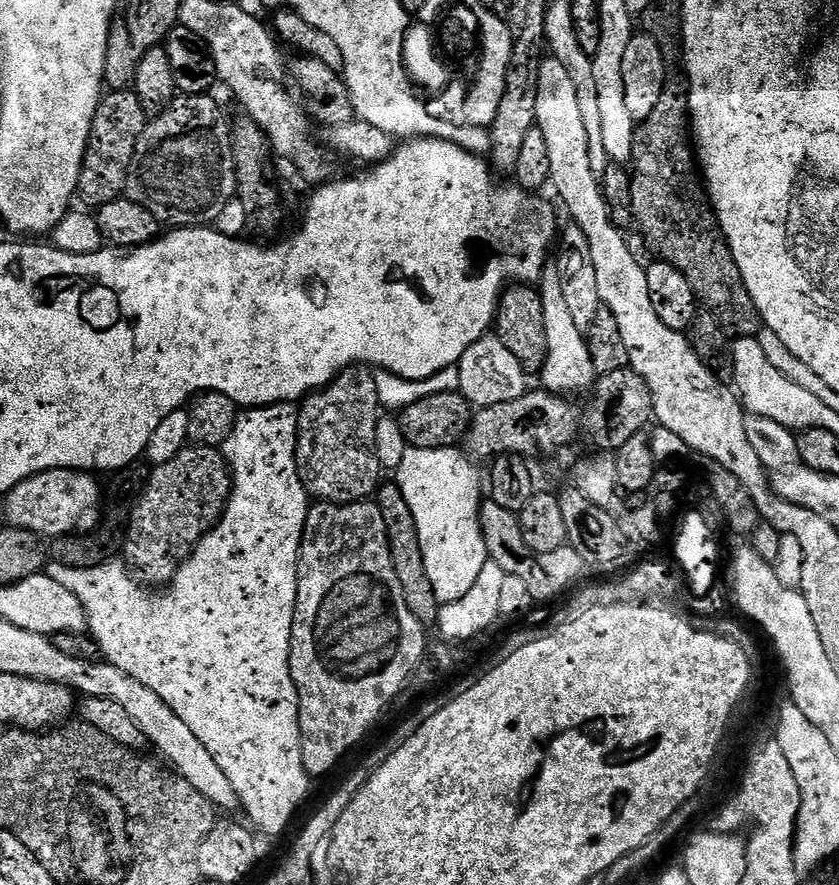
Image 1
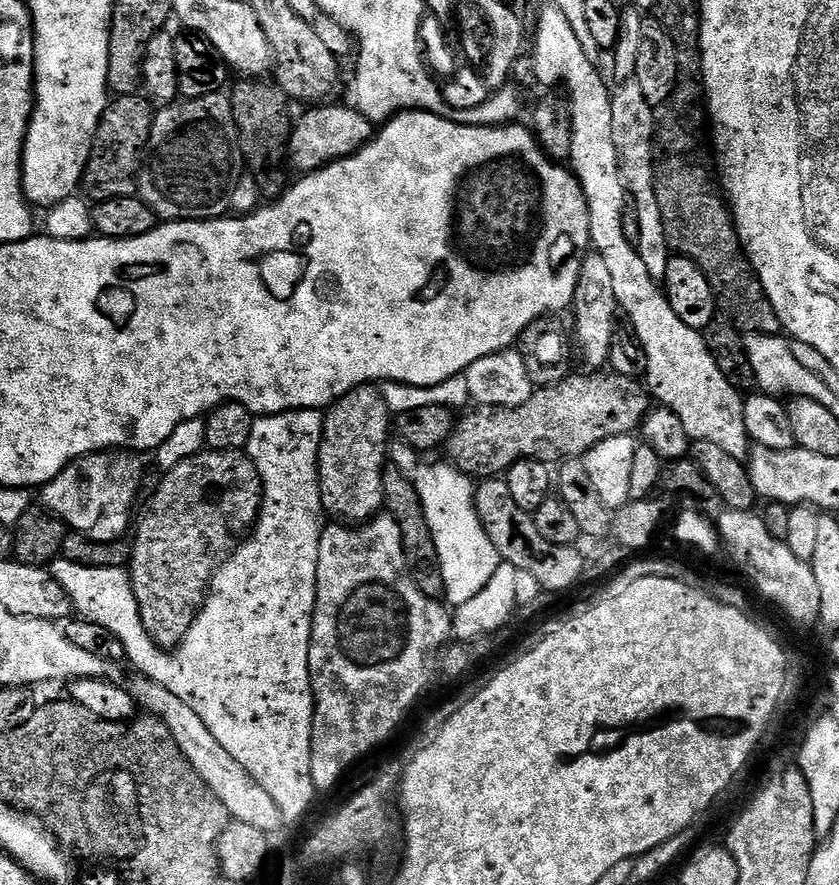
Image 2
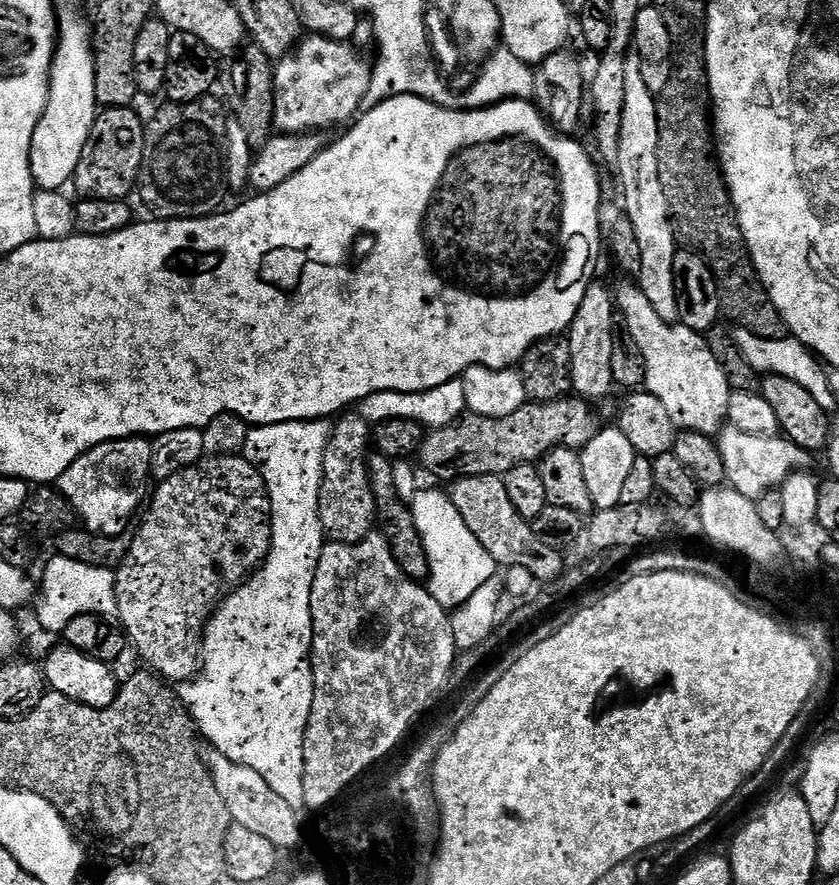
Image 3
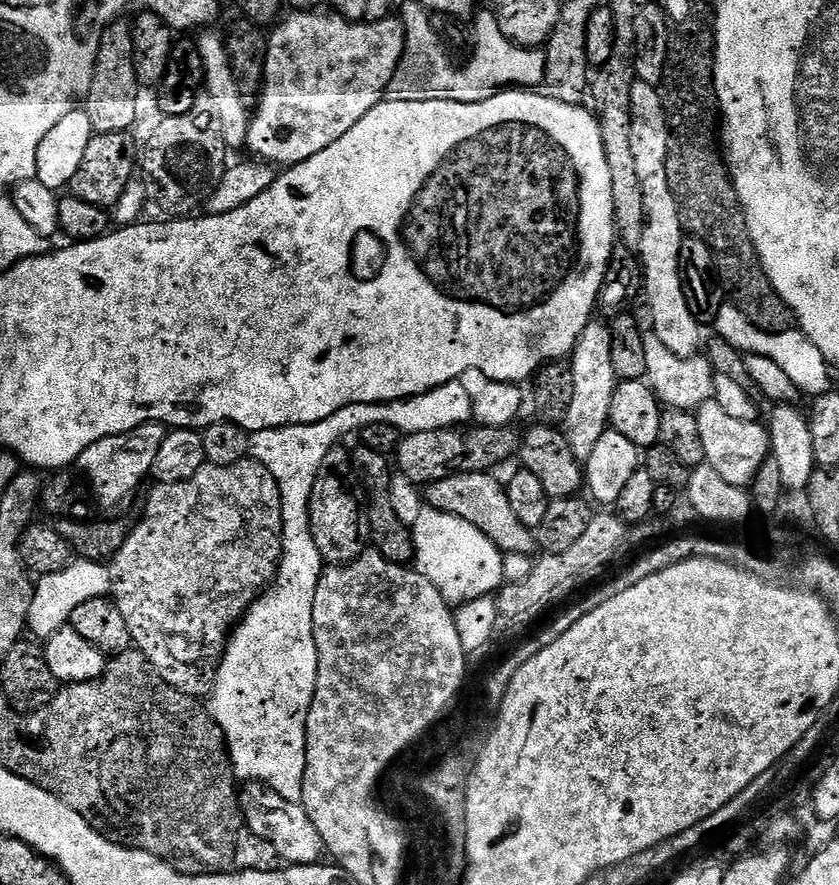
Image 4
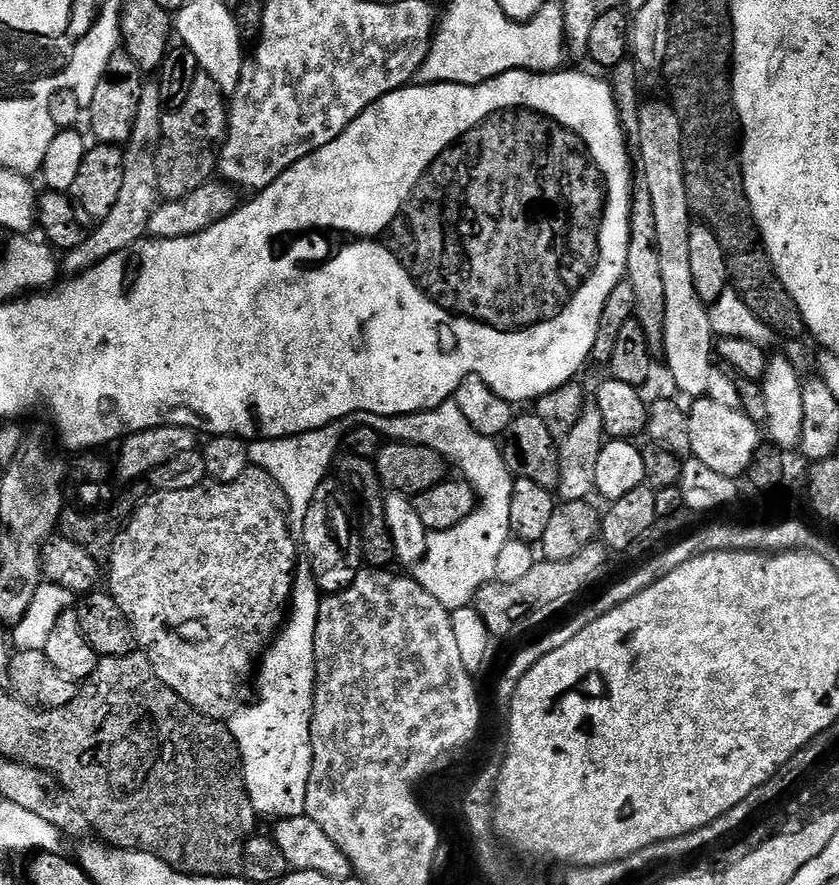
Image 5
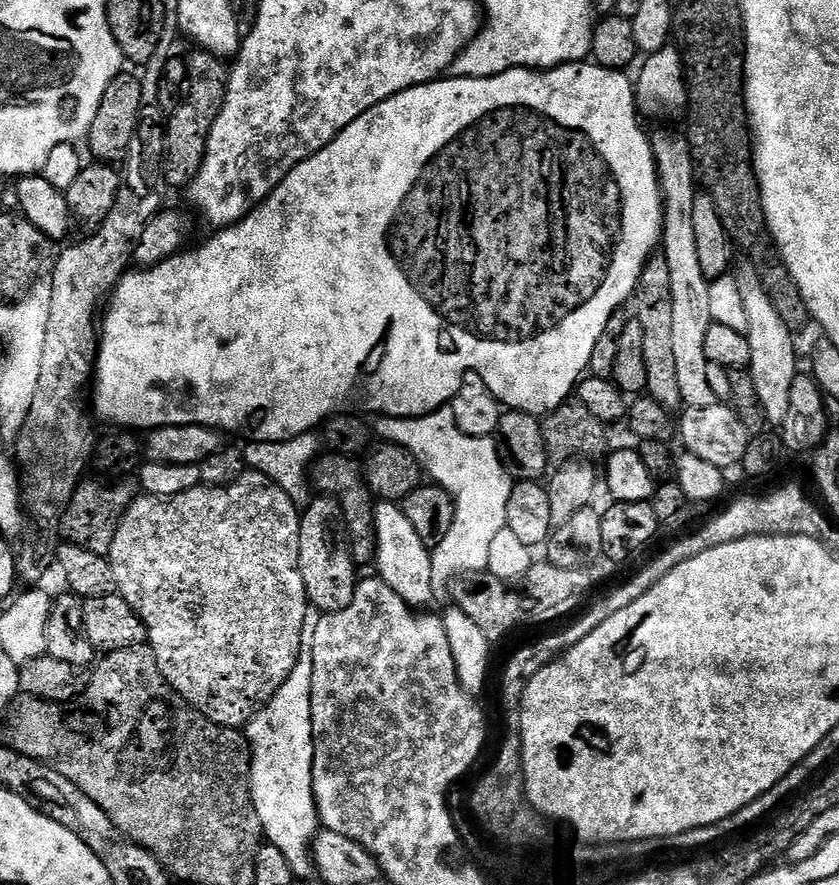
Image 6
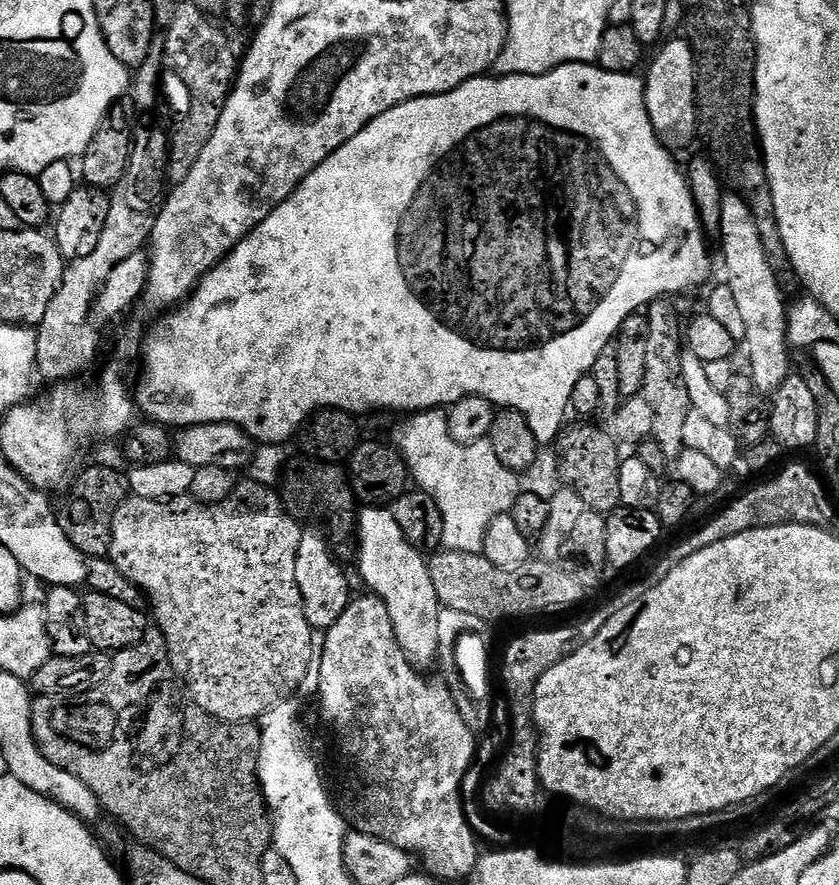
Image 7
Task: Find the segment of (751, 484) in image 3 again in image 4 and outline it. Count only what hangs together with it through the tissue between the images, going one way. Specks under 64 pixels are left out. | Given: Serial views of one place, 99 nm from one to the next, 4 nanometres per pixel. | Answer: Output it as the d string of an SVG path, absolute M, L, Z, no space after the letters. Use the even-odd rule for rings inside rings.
M715 398L710 399L695 409L698 422L698 434L702 434L702 450L706 463L731 486L747 489L754 474L764 465L770 456L770 432L763 423L741 422L730 418L718 406Z

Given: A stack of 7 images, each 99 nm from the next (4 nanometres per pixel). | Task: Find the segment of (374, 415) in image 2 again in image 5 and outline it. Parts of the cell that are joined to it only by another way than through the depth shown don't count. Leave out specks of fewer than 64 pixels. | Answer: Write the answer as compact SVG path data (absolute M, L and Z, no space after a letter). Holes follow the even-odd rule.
M326 478L318 486L318 490L314 490L314 498L310 502L310 506L306 510L306 518L304 519L304 527L302 529L302 548L308 551L307 563L312 569L312 577L316 579L316 584L320 588L321 593L331 594L340 592L343 588L348 588L350 582L354 582L354 578L362 570L362 561L364 560L364 543L360 541L360 529L358 527L358 508L354 503L354 496L347 492L339 479Z

